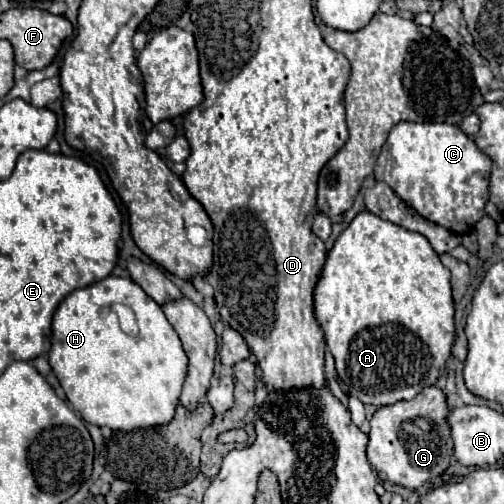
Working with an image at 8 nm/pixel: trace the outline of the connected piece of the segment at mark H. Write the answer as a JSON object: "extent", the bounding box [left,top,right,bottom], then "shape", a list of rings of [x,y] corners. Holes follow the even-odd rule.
{"extent":[48,276,188,432],"shape":[[[108,276],[98,284],[74,290],[62,300],[52,320],[52,348],[48,352],[48,362],[64,388],[68,402],[86,422],[122,432],[158,426],[172,420],[188,364],[182,342],[162,308],[136,282],[120,276]],[[108,310],[118,316],[118,326],[128,334],[126,338],[114,338],[108,332],[108,322],[100,322],[100,314],[104,316]]]}

